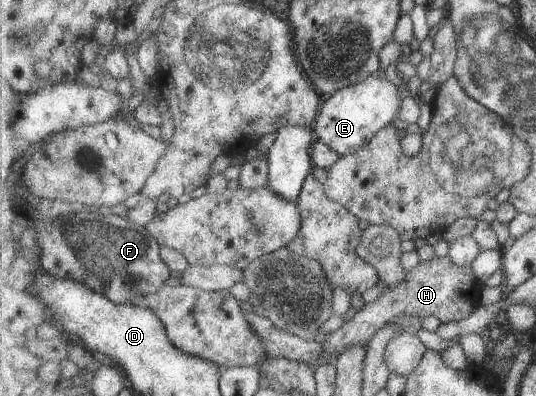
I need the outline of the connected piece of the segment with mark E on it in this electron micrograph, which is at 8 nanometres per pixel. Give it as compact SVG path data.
M388 72L384 75L369 75L368 79L355 83L337 91L333 96L325 98L316 122L312 124L315 133L331 149L341 156L360 151L371 139L376 138L386 126L398 119L401 105L409 92L400 91L407 87Z

